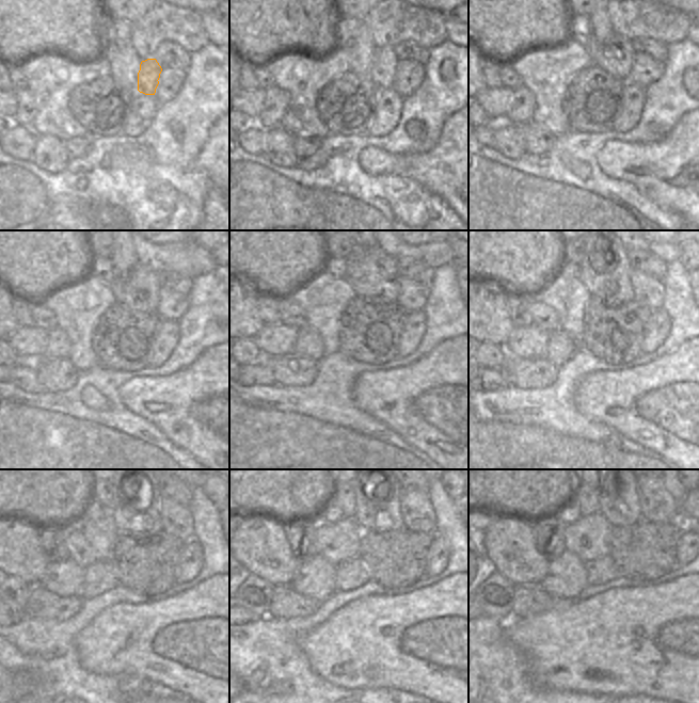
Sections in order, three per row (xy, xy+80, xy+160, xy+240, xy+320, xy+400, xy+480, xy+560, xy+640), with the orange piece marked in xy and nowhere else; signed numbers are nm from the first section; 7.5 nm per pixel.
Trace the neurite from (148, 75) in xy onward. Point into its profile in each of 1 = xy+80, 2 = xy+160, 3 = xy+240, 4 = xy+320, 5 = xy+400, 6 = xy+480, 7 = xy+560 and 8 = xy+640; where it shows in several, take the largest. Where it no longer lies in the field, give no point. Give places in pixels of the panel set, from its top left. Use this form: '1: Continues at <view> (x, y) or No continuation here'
1: Continues at xy+80 (383, 70)
2: Continues at xy+160 (617, 58)
3: Continues at xy+240 (140, 289)
4: Continues at xy+320 (374, 277)
5: Continues at xy+400 (609, 276)
6: Continues at xy+480 (139, 512)
7: Continues at xy+560 (378, 509)
8: Continues at xy+640 (619, 504).

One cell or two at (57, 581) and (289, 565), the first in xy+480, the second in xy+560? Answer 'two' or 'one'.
two

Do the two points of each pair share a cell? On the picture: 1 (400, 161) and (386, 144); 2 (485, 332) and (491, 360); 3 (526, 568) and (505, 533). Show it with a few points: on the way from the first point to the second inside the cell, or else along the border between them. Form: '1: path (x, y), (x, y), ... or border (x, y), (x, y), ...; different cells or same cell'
1: border (371, 145), (395, 154), (419, 153); different cells
2: border (479, 341), (490, 341), (504, 347); different cells
3: path (518, 559), (509, 542); same cell

